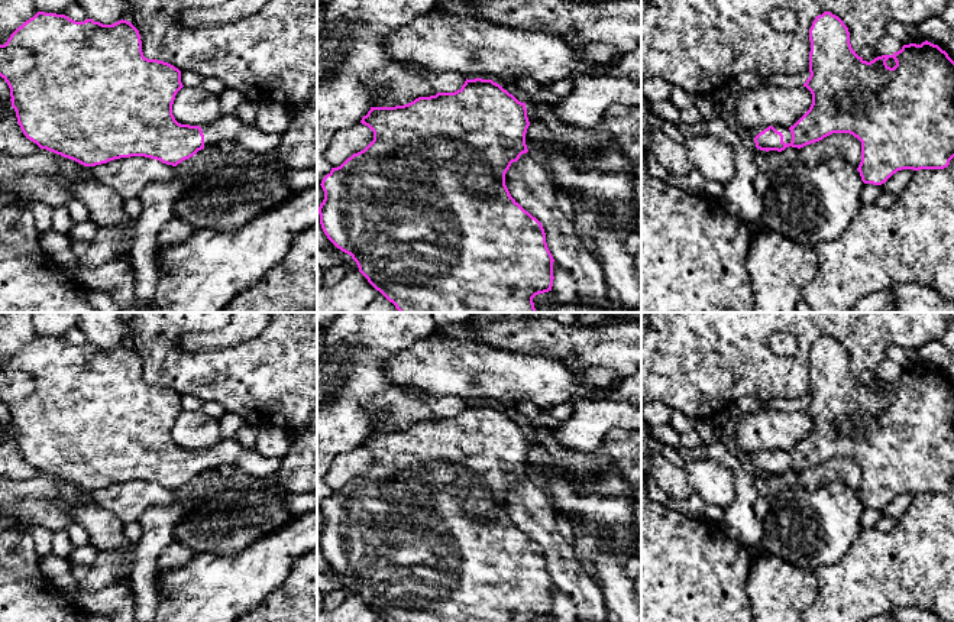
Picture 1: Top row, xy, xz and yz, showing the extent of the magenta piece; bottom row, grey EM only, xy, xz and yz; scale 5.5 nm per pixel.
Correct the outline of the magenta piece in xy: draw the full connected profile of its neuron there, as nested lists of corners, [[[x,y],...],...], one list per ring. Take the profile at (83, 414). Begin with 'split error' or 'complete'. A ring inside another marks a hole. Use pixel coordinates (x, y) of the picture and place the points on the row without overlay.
split error; [[[38,336],[22,347],[4,369],[0,369],[0,401],[10,412],[12,431],[23,459],[41,473],[84,490],[130,480],[145,480],[177,490],[221,464],[232,464],[236,470],[255,477],[275,477],[282,461],[266,459],[253,447],[239,444],[233,437],[200,450],[178,447],[172,438],[172,428],[184,411],[181,395],[168,386],[145,382],[139,354],[123,343],[103,349],[93,343],[75,346],[65,338]]]

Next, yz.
split error; [[[824,336],[809,353],[809,434],[790,451],[760,450],[750,456],[760,474],[803,472],[832,457],[850,457],[861,466],[857,492],[864,508],[882,509],[902,493],[944,493],[954,482],[954,385],[938,369],[903,369],[893,379],[867,386],[850,367],[844,346]]]

